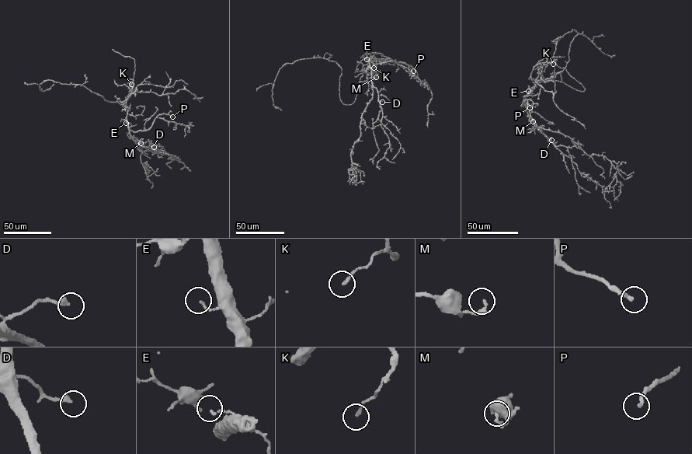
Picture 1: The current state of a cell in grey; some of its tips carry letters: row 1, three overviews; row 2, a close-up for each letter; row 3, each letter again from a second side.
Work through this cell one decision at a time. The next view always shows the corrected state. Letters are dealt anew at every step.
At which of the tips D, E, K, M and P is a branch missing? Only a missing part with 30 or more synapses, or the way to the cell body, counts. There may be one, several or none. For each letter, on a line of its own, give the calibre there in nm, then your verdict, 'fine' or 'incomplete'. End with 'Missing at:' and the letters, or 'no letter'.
D: calibre 280 nm; incomplete
E: calibre 100 nm; fine
K: calibre 160 nm; fine
M: calibre 170 nm; fine
P: calibre 200 nm; incomplete
Missing at: D, P

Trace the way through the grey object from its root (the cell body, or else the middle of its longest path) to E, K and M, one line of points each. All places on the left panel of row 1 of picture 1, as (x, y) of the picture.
E: (123, 103), (127, 106), (126, 123)
K: (123, 103), (123, 106), (130, 95), (133, 82), (131, 84)
M: (123, 103), (127, 106), (126, 120), (130, 134), (136, 143), (140, 143)

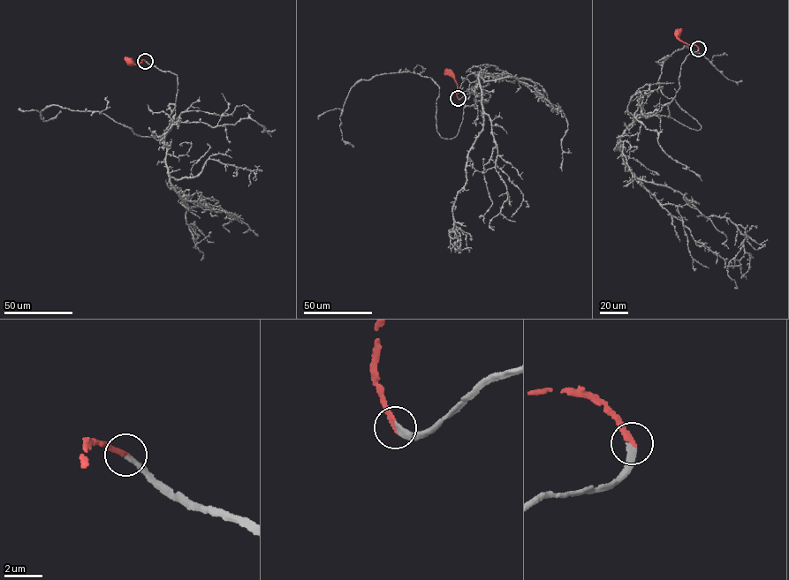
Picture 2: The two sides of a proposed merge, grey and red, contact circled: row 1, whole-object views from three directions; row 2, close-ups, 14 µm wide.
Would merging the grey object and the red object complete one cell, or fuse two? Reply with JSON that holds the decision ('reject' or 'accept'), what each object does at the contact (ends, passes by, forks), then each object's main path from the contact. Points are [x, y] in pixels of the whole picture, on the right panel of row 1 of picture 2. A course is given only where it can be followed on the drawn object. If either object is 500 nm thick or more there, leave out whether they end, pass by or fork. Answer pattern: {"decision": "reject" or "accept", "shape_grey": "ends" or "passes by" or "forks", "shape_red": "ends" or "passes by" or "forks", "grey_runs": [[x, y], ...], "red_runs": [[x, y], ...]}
{"decision": "accept", "shape_grey": "ends", "shape_red": "ends", "grey_runs": [[698, 48], [676, 96], [619, 147], [639, 179], [735, 224], [734, 287]], "red_runs": [[698, 48], [682, 41], [678, 33]]}

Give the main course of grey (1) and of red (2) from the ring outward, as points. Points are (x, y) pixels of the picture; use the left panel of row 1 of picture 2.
1: (145, 60), (177, 76), (165, 161), (175, 191), (189, 195), (182, 197), (188, 207), (181, 202), (201, 259)
2: (145, 60), (133, 64), (129, 60)

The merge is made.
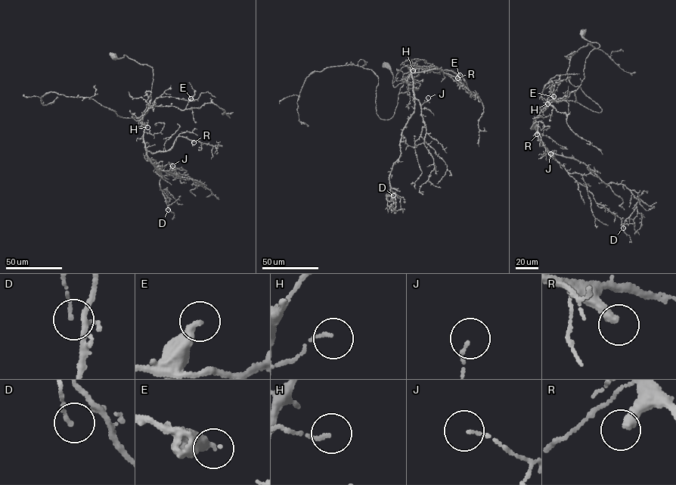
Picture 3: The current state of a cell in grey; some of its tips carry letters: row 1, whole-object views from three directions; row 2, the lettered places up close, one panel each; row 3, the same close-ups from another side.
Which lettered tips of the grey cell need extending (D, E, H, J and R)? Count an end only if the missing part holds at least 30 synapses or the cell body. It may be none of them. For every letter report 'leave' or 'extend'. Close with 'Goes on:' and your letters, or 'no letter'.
D: leave
E: leave
H: leave
J: leave
R: extend
Goes on: R

